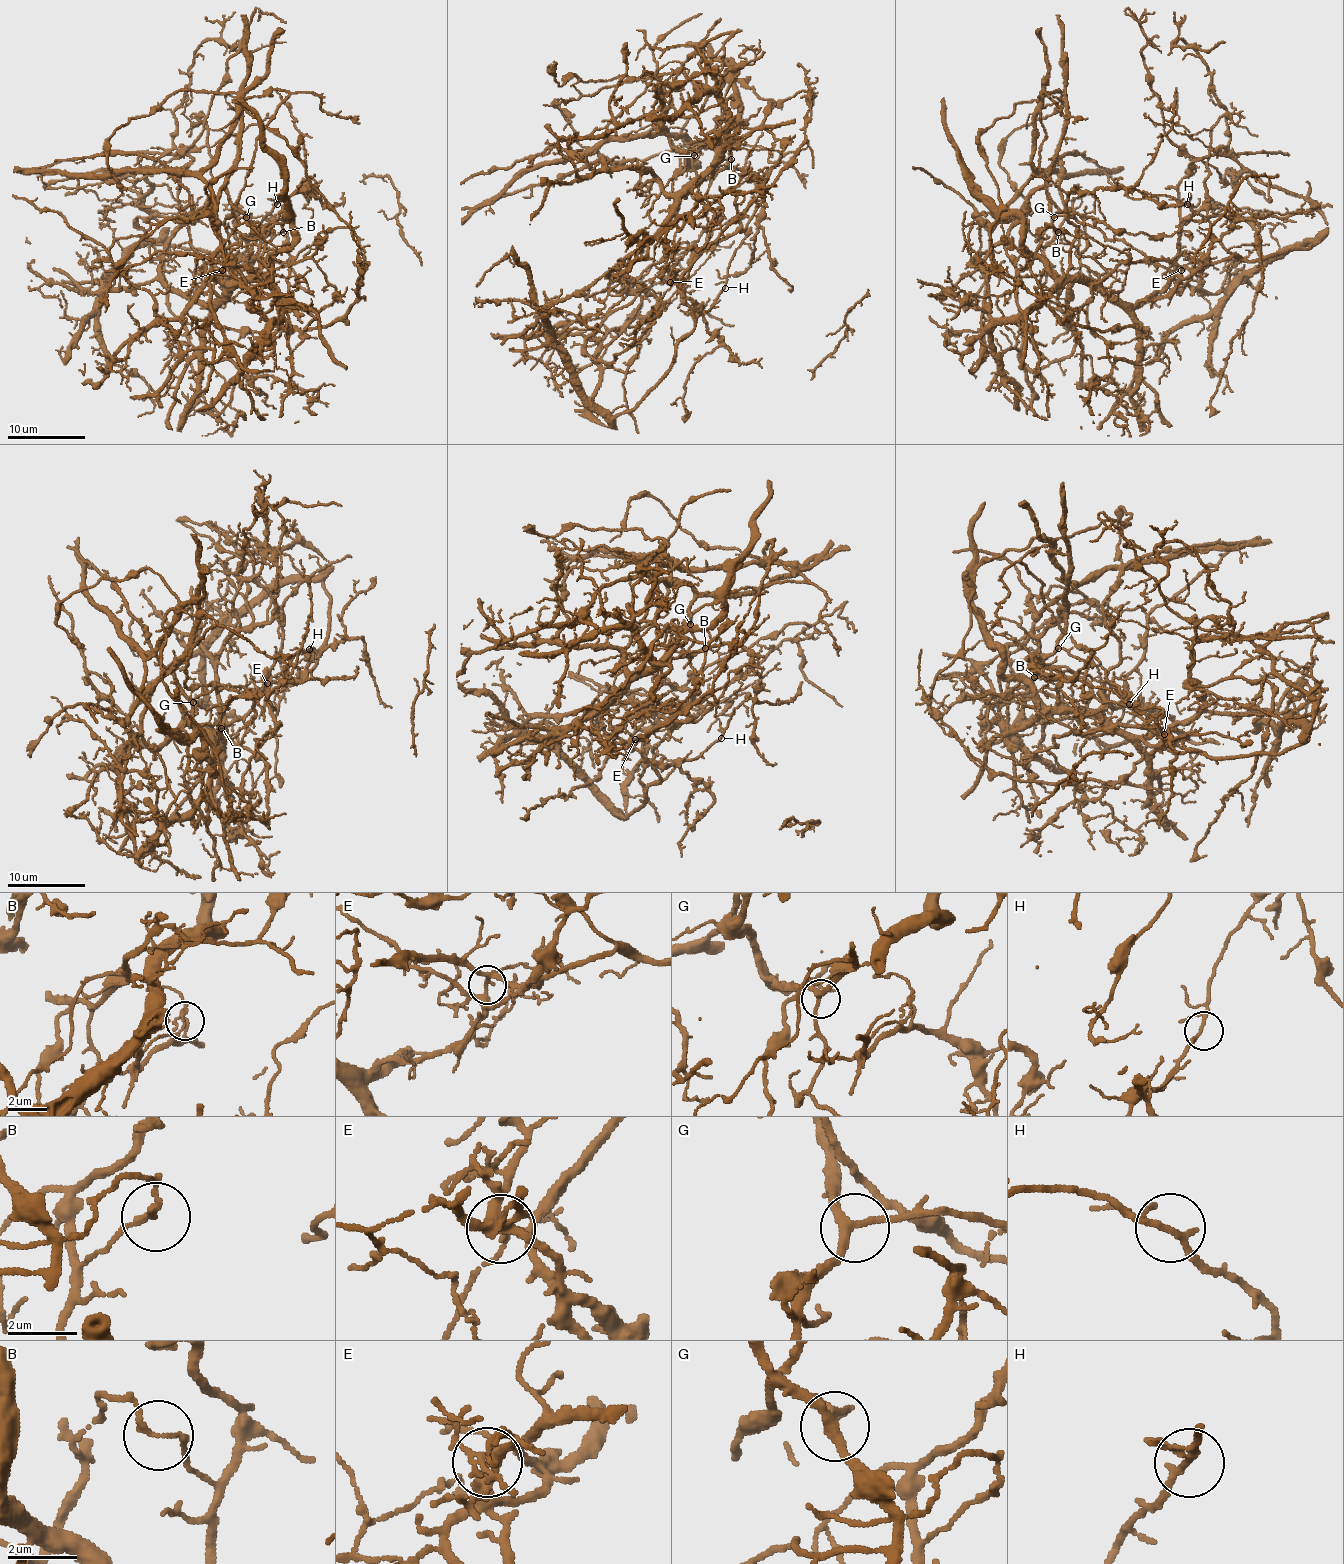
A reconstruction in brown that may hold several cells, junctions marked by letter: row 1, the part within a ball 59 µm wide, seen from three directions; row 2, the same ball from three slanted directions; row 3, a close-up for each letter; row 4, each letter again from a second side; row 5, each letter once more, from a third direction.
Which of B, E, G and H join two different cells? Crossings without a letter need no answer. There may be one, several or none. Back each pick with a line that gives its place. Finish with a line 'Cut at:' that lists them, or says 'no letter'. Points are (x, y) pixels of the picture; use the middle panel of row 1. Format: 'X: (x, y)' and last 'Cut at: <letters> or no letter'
B: (731, 159)
E: (670, 282)
Cut at: B, E

